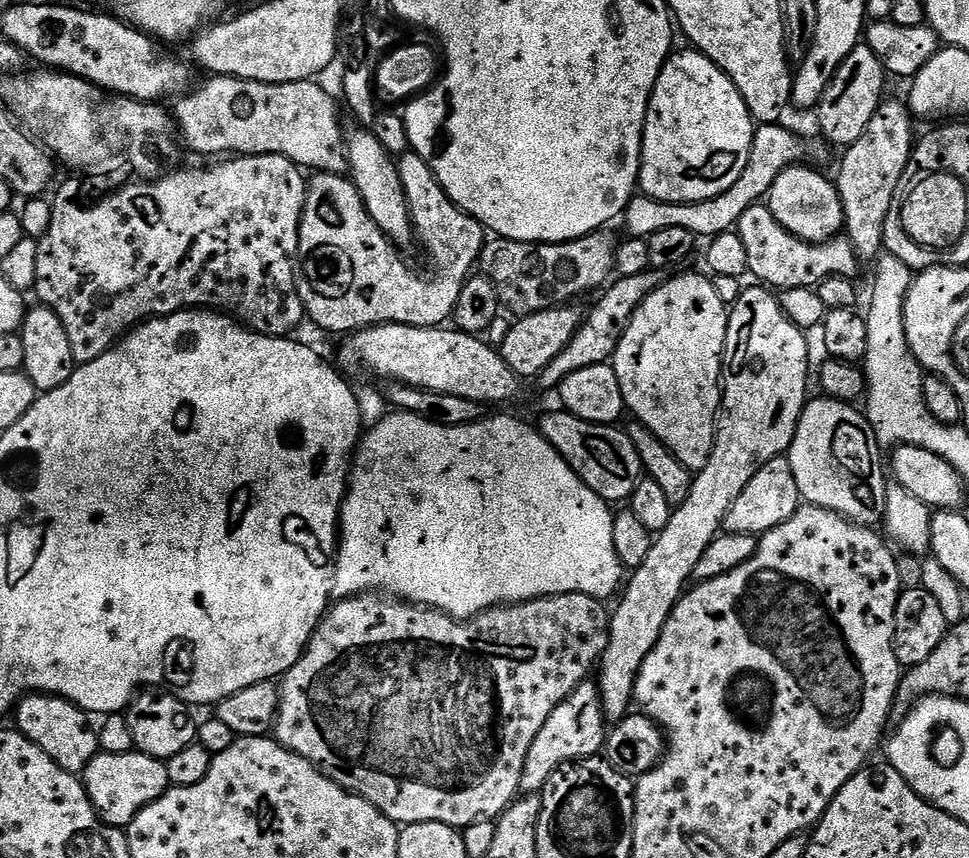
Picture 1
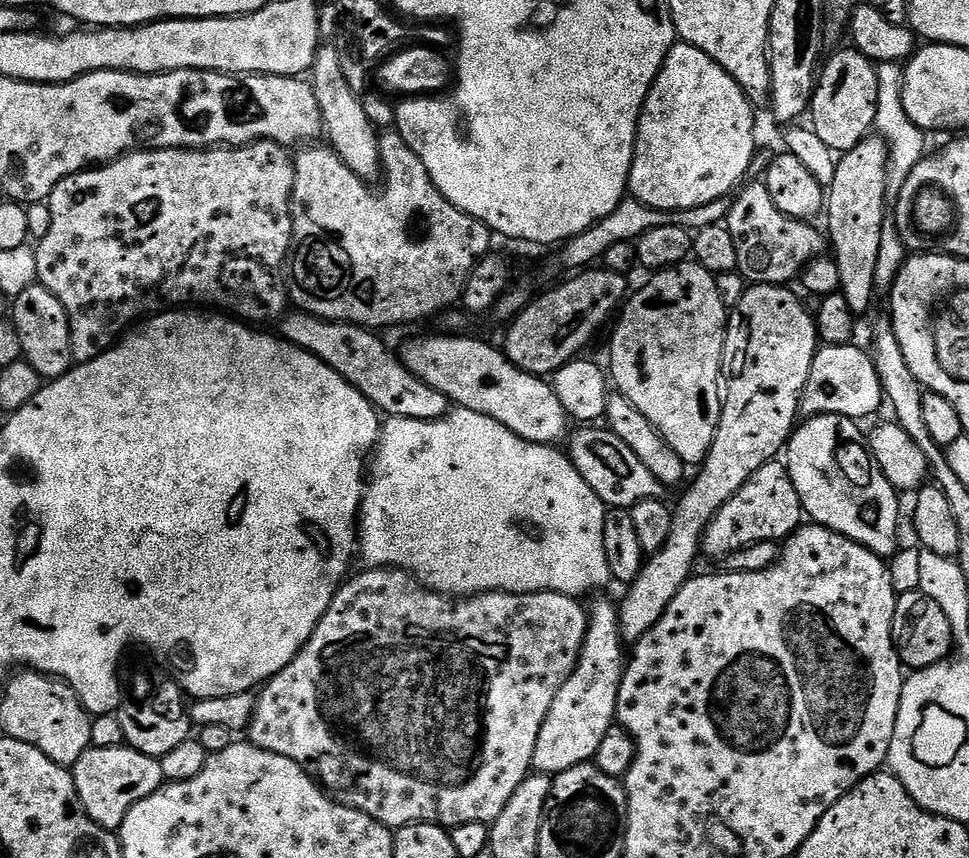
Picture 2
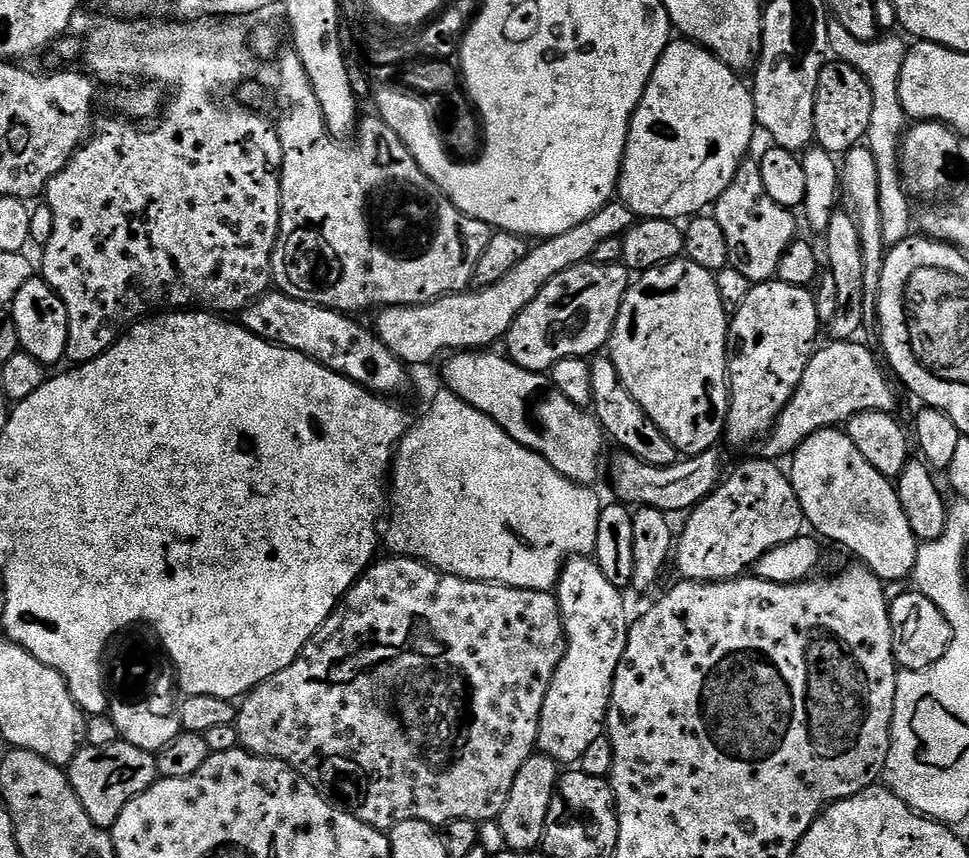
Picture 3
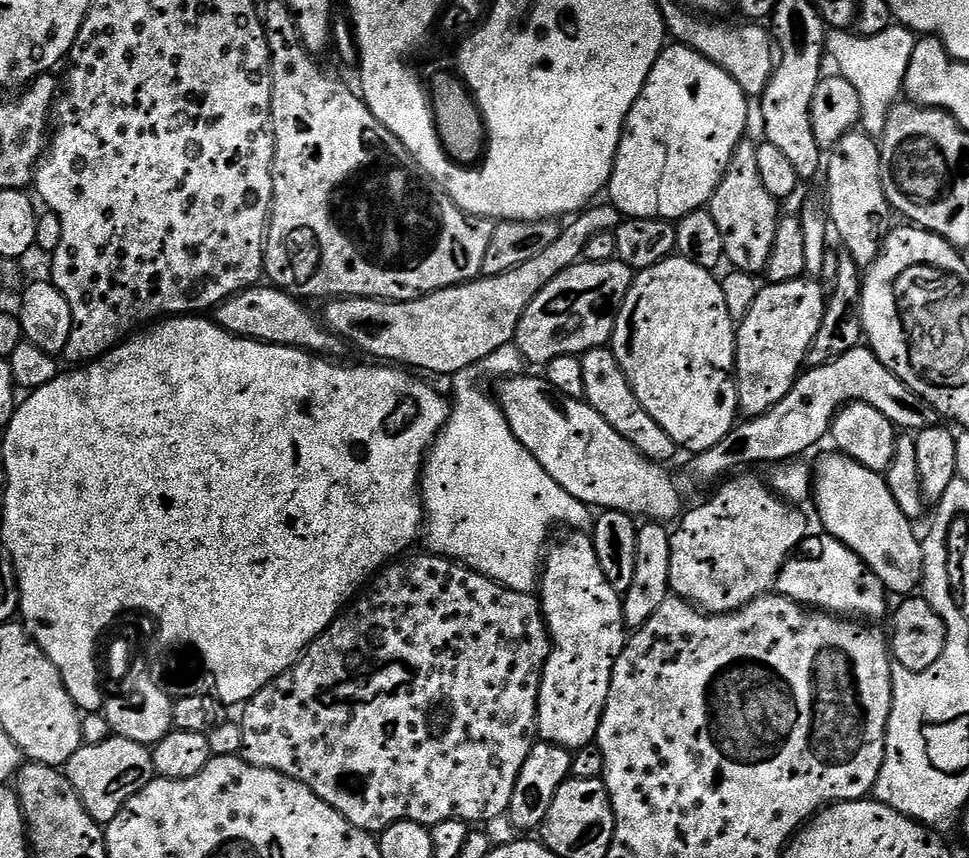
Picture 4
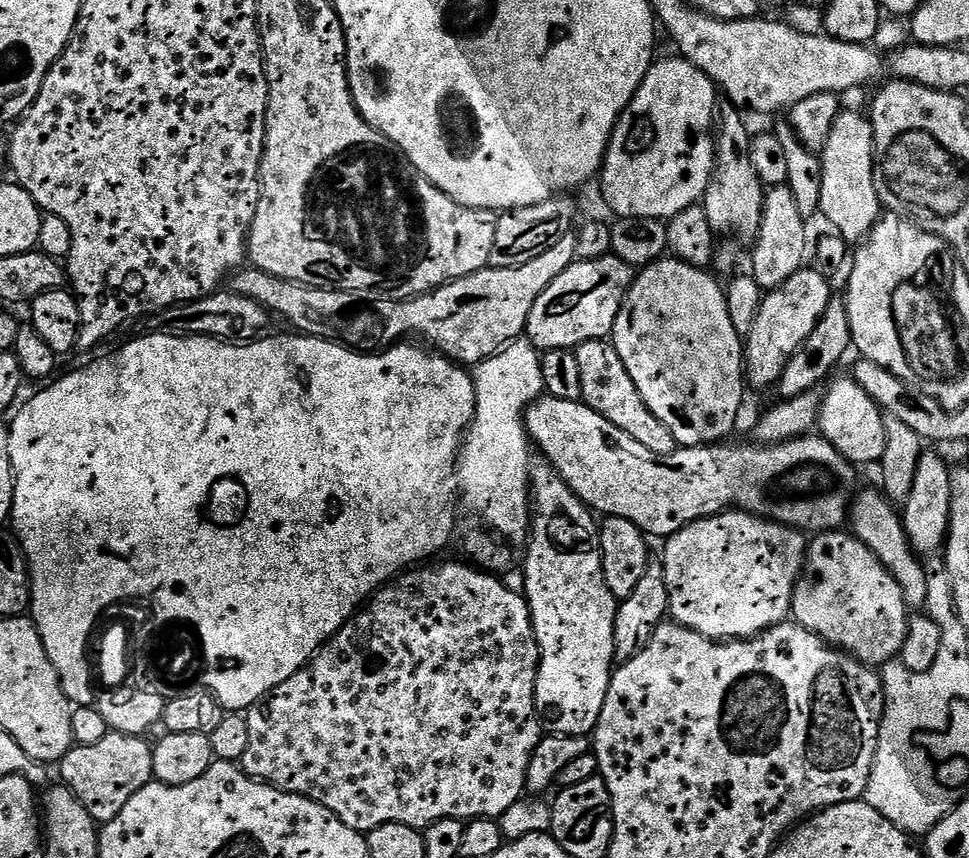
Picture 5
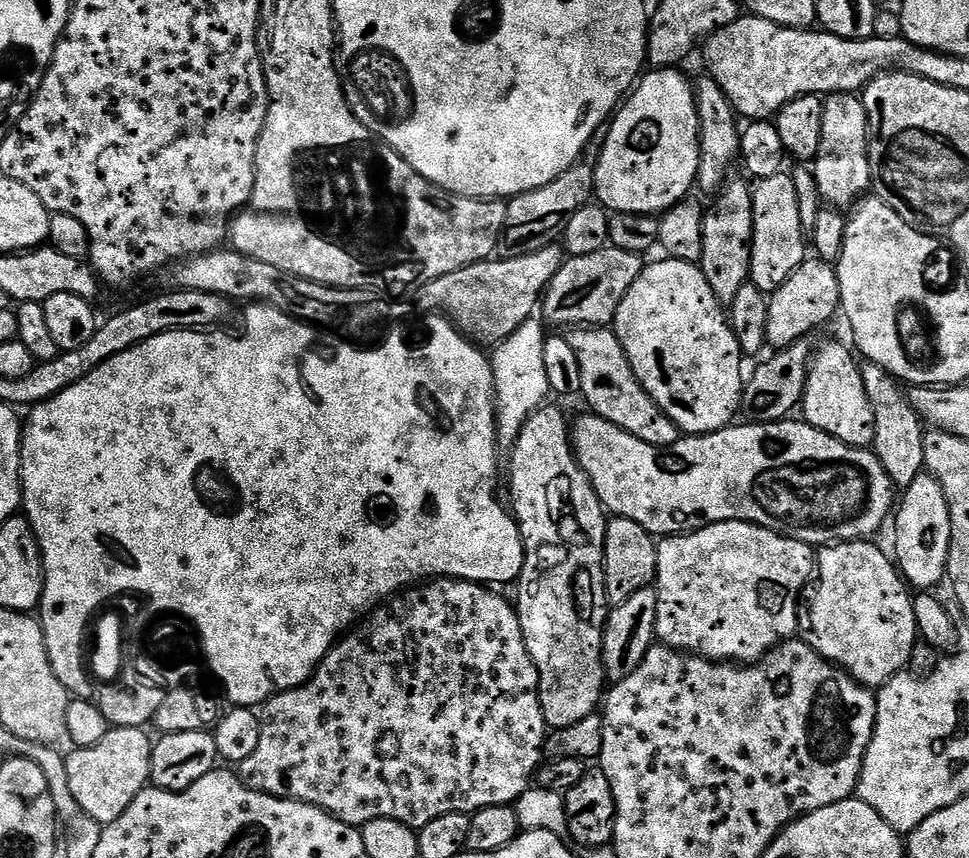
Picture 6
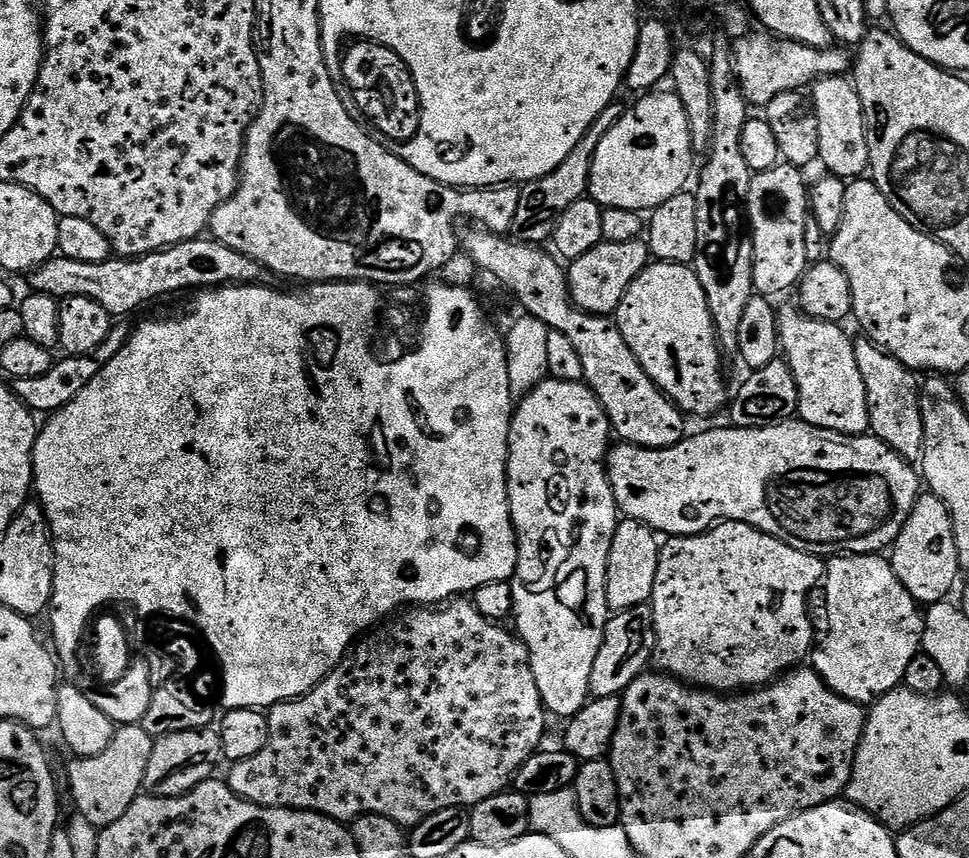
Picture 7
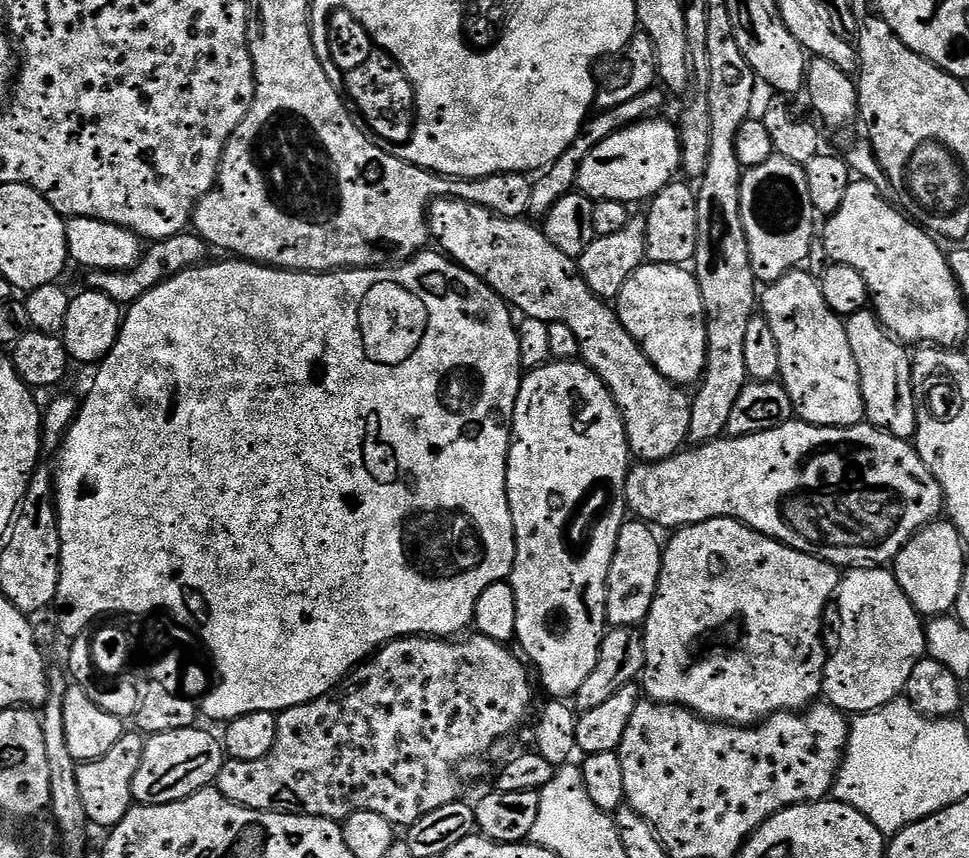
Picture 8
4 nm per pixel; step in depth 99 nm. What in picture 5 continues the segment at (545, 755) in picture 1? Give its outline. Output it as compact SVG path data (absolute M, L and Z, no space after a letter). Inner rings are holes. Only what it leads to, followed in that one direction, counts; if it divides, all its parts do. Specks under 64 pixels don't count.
M540 462L537 468L535 465L531 469L530 492L534 497L534 515L530 520L530 535L526 540L528 557L524 560L522 571L523 595L532 611L532 625L540 647L536 715L549 733L557 736L588 736L596 731L596 723L602 714L602 706L612 681L616 660L614 622L618 601L606 586L600 557L600 529L597 517L588 505L573 494L568 483L547 462Z

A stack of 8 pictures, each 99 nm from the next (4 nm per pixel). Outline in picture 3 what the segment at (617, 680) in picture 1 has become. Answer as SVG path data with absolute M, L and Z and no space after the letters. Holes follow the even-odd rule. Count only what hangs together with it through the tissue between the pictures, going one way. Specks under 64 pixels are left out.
M775 278L762 284L752 284L745 300L731 313L728 326L728 422L724 425L724 436L732 444L752 444L756 439L771 433L780 411L795 394L798 382L812 357L816 335L822 325L816 309L816 297L808 288L790 286Z

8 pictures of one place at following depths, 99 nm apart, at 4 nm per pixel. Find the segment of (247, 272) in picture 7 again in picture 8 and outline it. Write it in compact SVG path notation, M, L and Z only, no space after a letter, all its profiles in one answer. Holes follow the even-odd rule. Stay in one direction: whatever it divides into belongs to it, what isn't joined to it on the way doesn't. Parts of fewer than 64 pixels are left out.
M185 230L165 240L149 243L143 249L140 260L127 272L89 271L87 287L106 294L115 304L127 306L142 298L142 294L154 290L154 286L158 286L162 281L185 272L187 268L200 267L209 259L208 252L210 253L210 246L201 236L196 235L195 231Z

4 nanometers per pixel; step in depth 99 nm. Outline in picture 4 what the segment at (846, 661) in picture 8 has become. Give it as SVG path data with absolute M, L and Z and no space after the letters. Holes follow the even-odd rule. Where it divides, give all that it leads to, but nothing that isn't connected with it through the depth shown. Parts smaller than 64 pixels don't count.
M827 534L809 535L806 540L808 556L793 555L784 563L775 591L802 604L805 608L827 612L841 618L859 618L864 622L876 622L889 615L890 593L884 583L864 565L864 560L850 546Z

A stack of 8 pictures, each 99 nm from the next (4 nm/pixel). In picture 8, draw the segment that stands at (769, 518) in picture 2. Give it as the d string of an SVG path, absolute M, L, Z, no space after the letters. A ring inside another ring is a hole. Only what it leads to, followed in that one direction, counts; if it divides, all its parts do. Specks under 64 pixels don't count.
M729 516L713 518L701 524L691 524L671 533L672 541L663 545L662 570L654 602L650 606L650 614L642 625L644 633L644 671L642 673L643 691L647 699L658 704L679 704L681 708L689 708L697 716L705 720L721 724L737 726L755 726L761 720L774 715L775 712L795 712L807 709L821 695L824 687L824 667L828 661L829 649L824 649L824 611L833 603L840 587L841 569L829 560L819 560L805 552L794 550L773 536L763 536L747 528L738 520Z

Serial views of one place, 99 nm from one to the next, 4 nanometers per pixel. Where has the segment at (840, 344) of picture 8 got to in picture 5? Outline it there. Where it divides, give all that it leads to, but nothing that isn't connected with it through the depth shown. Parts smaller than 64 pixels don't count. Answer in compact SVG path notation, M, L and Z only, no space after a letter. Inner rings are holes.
M854 378L835 380L827 385L828 393L825 391L822 396L818 421L819 435L828 440L830 446L834 446L834 450L838 450L838 454L842 454L853 466L879 465L882 454L886 454L885 413Z

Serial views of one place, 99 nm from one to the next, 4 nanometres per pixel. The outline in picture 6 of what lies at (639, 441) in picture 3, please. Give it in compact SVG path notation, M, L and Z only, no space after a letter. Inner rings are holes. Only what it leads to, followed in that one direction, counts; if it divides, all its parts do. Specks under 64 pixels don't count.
M576 326L569 332L572 333L567 333L566 338L582 370L579 395L595 415L606 418L606 422L614 422L614 426L626 430L626 434L634 434L634 438L642 438L642 442L655 448L669 448L682 439L680 427L660 409L650 394L646 394L642 382L638 382L626 358L626 350L622 350L622 342L618 342L611 327Z

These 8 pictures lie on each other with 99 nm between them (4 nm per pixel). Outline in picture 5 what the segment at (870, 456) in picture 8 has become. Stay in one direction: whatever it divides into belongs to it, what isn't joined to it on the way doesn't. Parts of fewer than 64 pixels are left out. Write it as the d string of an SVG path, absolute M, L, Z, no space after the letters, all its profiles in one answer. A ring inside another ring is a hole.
M547 394L539 396L539 398L528 405L524 414L524 426L528 430L531 443L535 447L536 444L540 447L540 452L544 455L541 457L556 469L558 475L568 483L573 494L582 503L588 505L593 513L599 514L604 518L609 516L626 518L626 522L634 522L634 526L641 528L649 537L670 537L678 530L682 530L688 524L695 522L695 520L701 520L707 516L716 516L720 512L729 510L750 512L754 516L762 516L766 520L774 520L778 524L785 524L788 528L798 528L805 534L843 529L850 516L850 505L854 500L852 487L856 484L857 469L842 454L838 454L838 450L834 450L834 446L830 446L830 442L819 434L797 436L795 440L787 440L781 444L761 444L759 442L751 442L752 444L728 444L732 442L717 442L715 444L701 444L698 448L680 446L677 447L674 454L659 456L658 454L653 454L650 450L646 450L646 446L642 446L642 442L634 442L634 438L630 438L630 434L626 434L626 430L618 430L618 426L614 426L614 422L606 422L606 418L602 418L602 414L598 414L588 404L580 400L554 398Z

